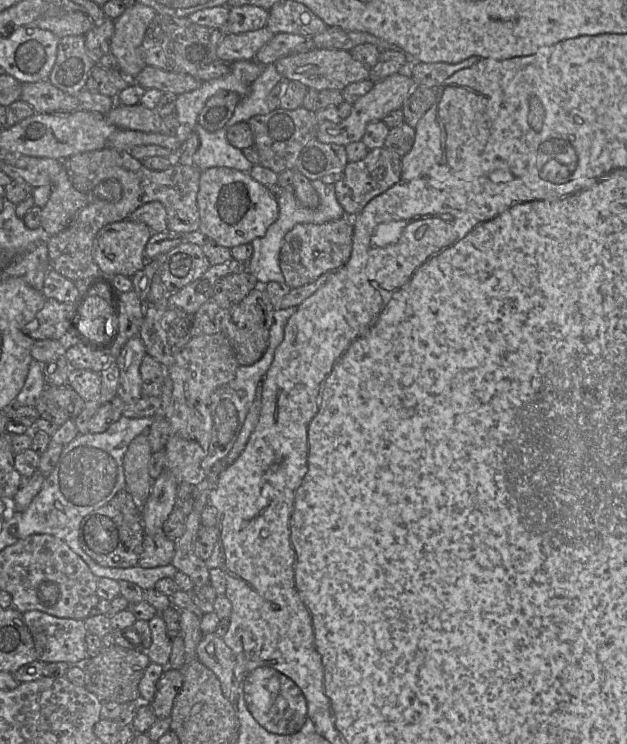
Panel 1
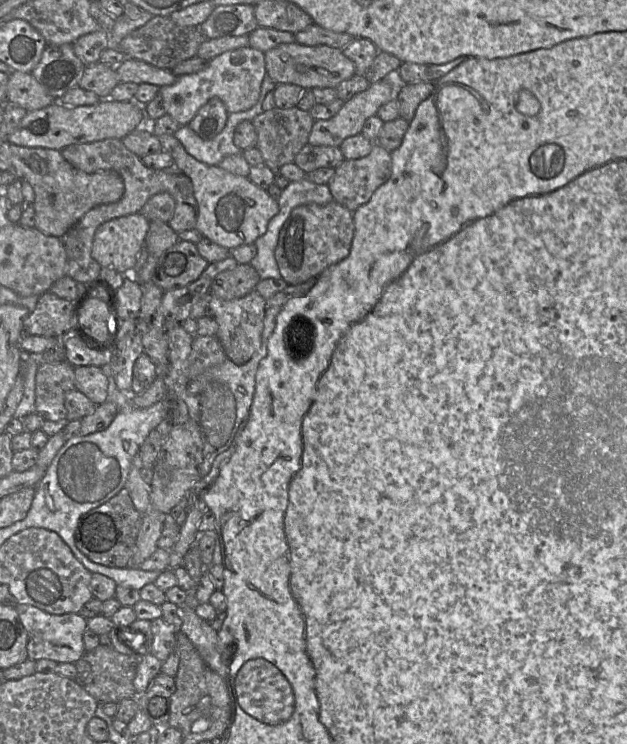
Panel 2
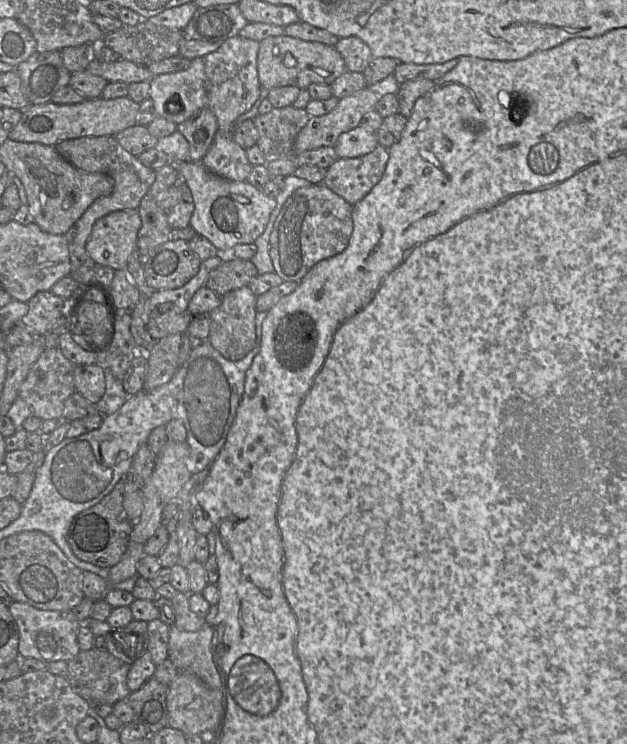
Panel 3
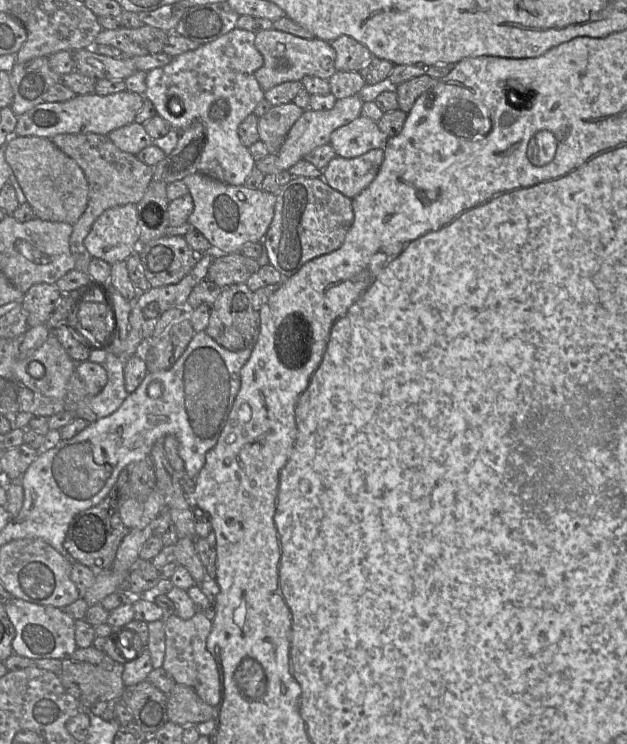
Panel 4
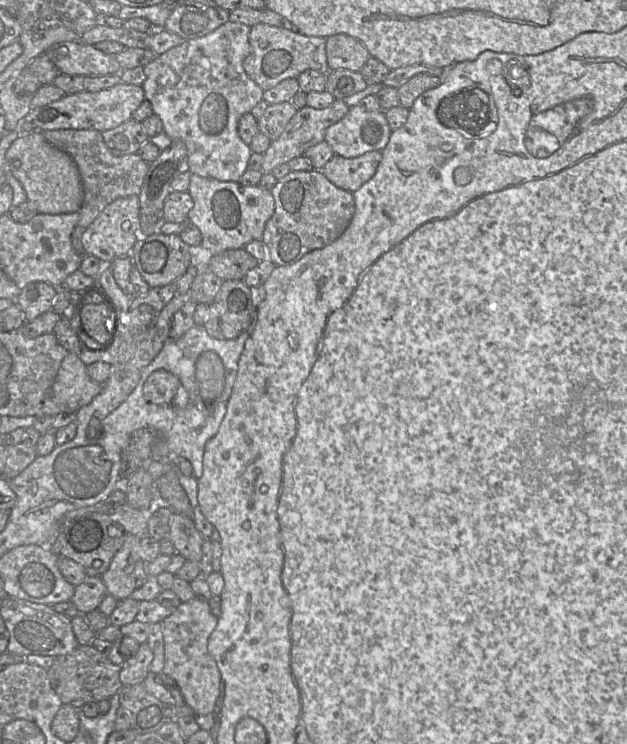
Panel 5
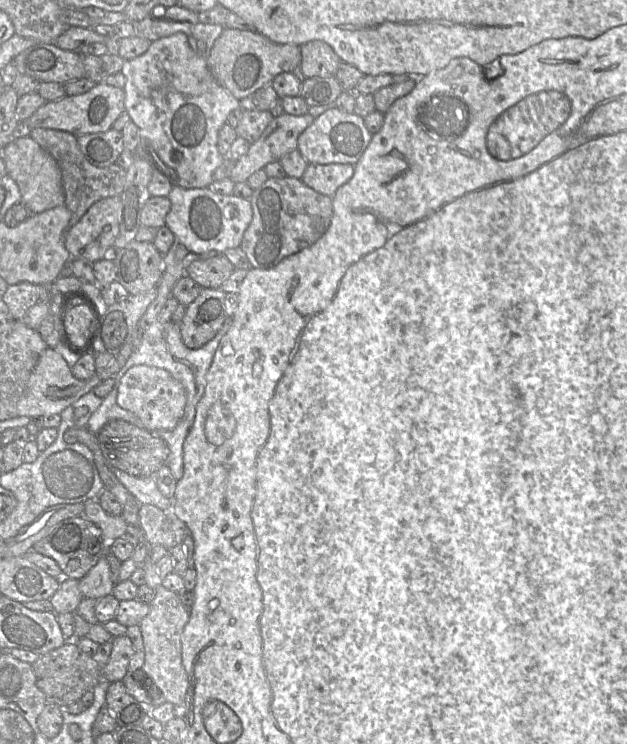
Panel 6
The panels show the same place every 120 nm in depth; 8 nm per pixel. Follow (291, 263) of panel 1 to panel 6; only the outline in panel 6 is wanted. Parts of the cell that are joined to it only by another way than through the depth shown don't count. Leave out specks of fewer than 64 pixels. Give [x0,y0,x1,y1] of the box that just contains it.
[240,177,333,268]

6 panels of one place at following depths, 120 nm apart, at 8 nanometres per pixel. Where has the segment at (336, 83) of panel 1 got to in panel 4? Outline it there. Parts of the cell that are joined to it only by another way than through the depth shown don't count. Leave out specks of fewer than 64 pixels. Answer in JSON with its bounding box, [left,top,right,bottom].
[254,28,336,91]

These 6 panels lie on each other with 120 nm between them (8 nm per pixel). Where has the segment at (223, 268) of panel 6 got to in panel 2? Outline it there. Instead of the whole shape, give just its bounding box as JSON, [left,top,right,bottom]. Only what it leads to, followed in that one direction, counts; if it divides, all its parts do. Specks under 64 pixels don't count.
[210,264,260,300]

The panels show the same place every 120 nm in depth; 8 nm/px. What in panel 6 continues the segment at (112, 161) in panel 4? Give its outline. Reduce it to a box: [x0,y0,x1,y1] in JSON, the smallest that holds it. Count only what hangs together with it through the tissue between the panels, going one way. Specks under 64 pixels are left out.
[29,128,126,231]

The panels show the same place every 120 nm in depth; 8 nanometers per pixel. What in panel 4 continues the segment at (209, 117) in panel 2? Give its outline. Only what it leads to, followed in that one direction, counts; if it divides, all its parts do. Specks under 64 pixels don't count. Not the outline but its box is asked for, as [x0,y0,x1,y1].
[153,122,206,185]

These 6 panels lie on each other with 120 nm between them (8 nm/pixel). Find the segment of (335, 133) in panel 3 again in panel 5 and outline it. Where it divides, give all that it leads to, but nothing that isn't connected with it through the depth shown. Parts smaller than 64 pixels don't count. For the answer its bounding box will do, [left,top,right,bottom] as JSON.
[262,100,350,174]

